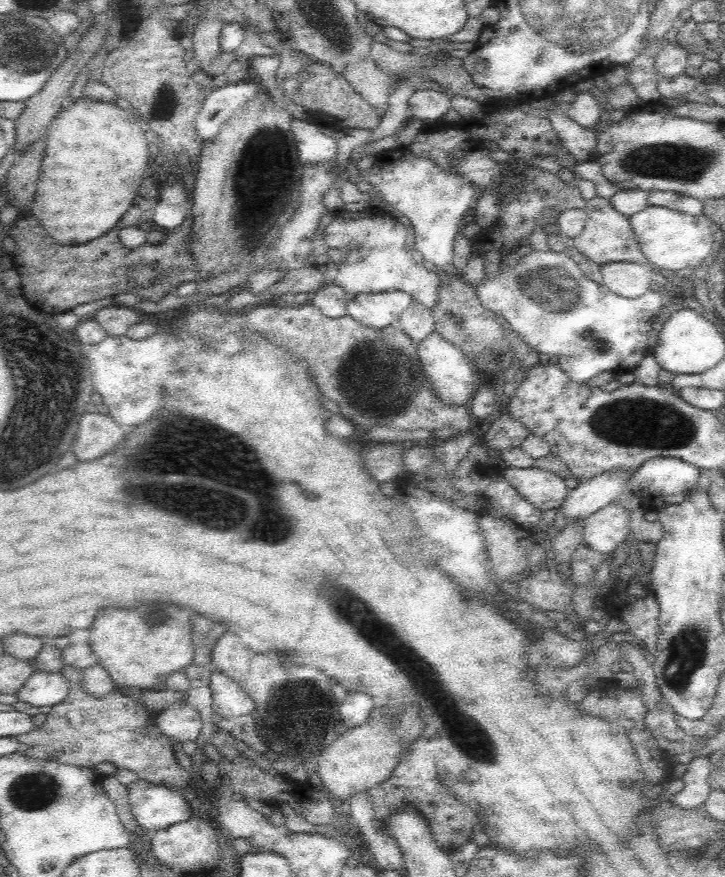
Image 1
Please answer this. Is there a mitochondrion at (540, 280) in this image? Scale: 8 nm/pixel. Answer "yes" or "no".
yes

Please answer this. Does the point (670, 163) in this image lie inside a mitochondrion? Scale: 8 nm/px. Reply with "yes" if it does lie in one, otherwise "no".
yes

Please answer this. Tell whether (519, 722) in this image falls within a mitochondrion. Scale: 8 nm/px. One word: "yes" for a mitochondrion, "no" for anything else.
no

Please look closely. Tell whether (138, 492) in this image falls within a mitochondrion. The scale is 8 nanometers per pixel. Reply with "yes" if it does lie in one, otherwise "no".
yes

